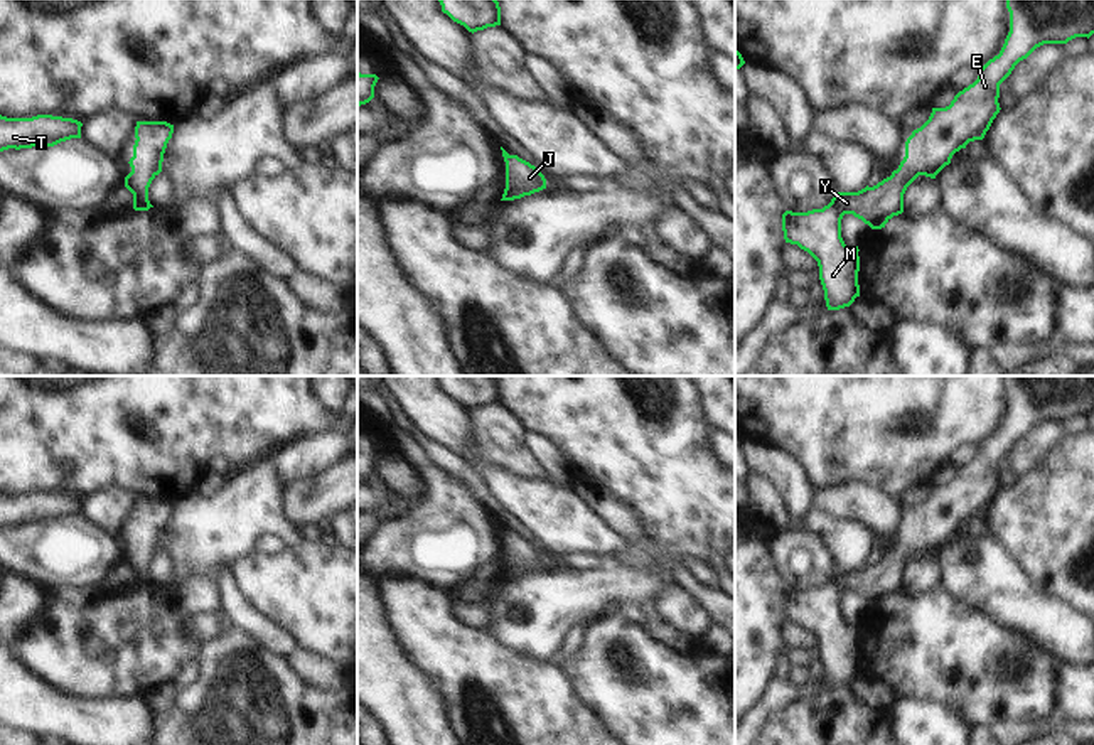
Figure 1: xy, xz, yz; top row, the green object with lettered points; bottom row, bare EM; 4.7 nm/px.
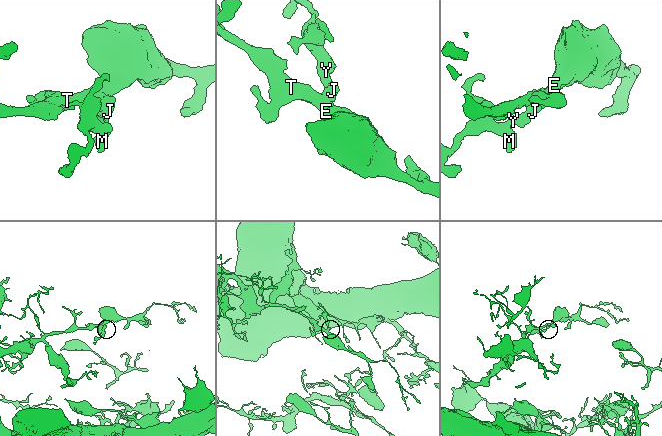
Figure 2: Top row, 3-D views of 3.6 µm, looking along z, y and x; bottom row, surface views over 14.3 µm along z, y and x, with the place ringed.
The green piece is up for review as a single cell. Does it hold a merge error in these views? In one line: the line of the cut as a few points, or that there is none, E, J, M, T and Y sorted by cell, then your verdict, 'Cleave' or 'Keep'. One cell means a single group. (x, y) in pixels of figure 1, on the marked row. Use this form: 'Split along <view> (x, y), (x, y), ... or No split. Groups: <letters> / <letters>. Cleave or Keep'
No split. Groups: E J M T Y. Keep

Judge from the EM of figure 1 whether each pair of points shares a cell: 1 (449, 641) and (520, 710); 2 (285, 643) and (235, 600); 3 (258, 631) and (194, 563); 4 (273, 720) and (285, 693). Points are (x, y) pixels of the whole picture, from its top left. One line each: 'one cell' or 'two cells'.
1: one cell
2: one cell
3: two cells
4: one cell

